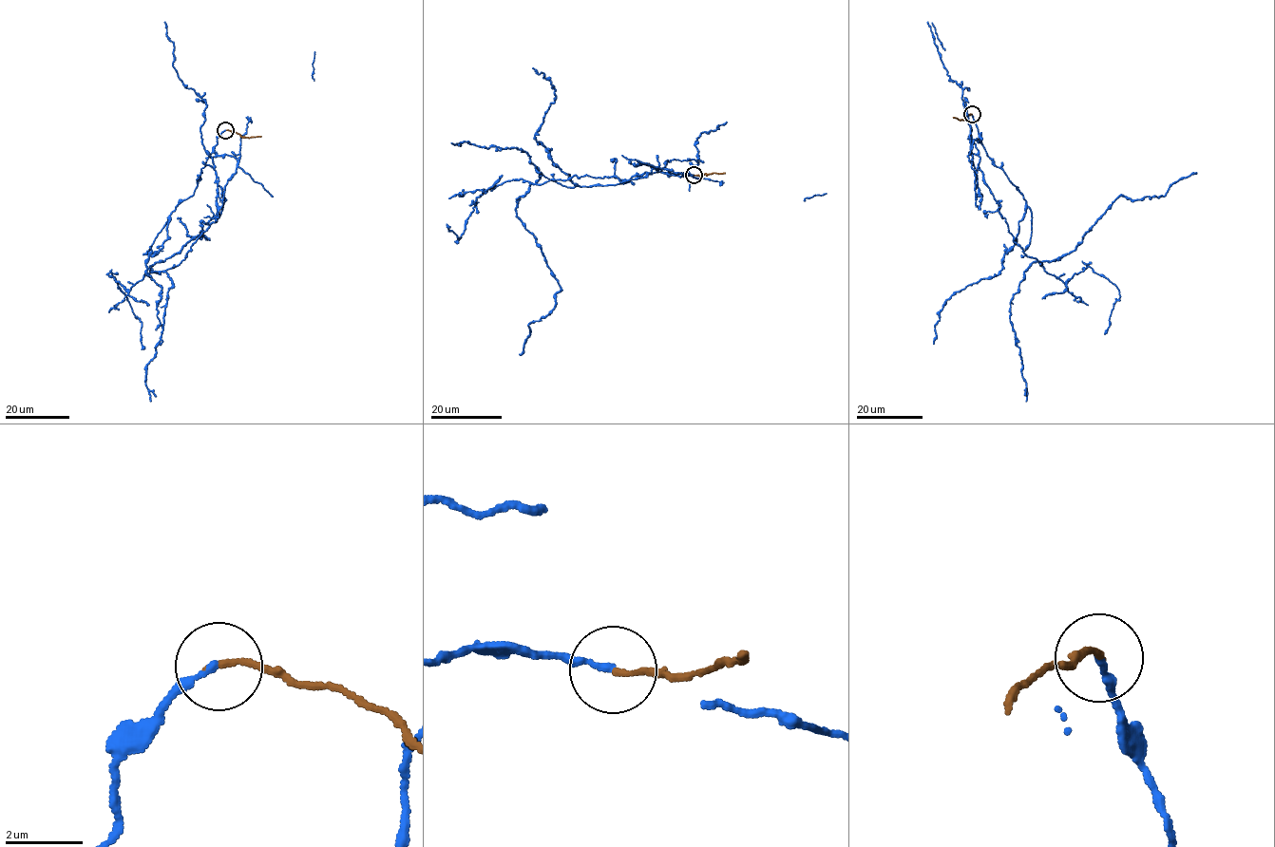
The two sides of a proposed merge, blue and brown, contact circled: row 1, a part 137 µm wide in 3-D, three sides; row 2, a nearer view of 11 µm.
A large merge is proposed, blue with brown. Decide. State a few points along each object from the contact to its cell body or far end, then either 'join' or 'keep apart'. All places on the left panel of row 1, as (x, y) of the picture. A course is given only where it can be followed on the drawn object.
course blue (225, 130), (209, 156), (237, 161), (218, 207), (217, 181), (219, 216), (152, 272), (209, 238), (178, 217); course brown (225, 130), (236, 131), (244, 138), (261, 136); keep apart

